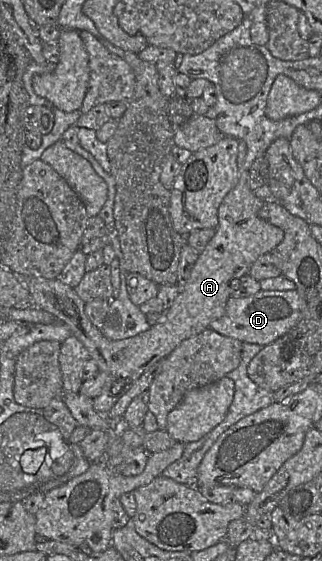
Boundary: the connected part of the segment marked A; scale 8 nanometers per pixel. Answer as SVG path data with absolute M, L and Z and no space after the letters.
M239 175L237 185L226 195L218 209L218 226L215 236L199 254L192 268L190 277L181 287L181 291L172 306L166 310L163 319L148 330L121 340L110 340L96 328L85 313L85 302L78 296L75 289L57 279L36 277L21 277L24 280L37 308L53 314L59 321L65 323L72 336L78 338L87 348L90 358L94 359L99 371L106 373L106 383L100 395L93 399L96 412L108 415L116 402L131 388L131 386L152 365L167 357L183 340L195 336L209 328L210 323L225 313L226 303L232 293L238 289L240 279L248 274L251 265L262 255L271 252L284 239L284 232L258 216L264 203L269 200L257 198L249 187L248 177Z

